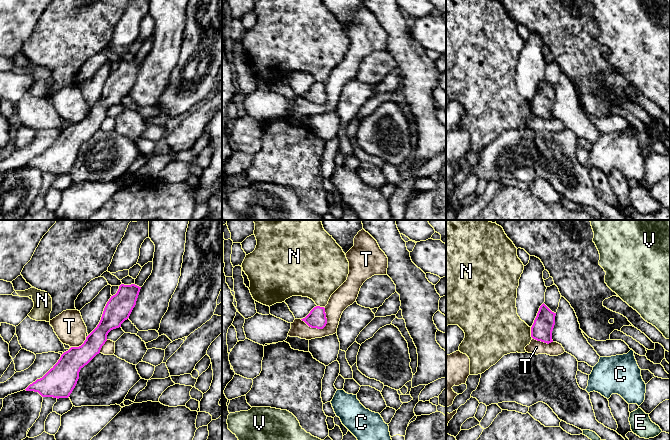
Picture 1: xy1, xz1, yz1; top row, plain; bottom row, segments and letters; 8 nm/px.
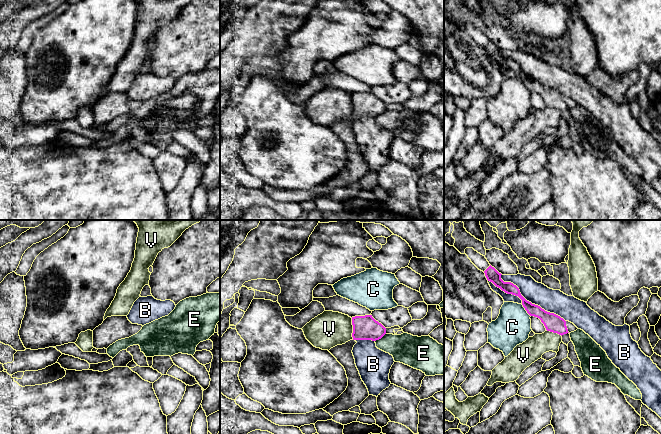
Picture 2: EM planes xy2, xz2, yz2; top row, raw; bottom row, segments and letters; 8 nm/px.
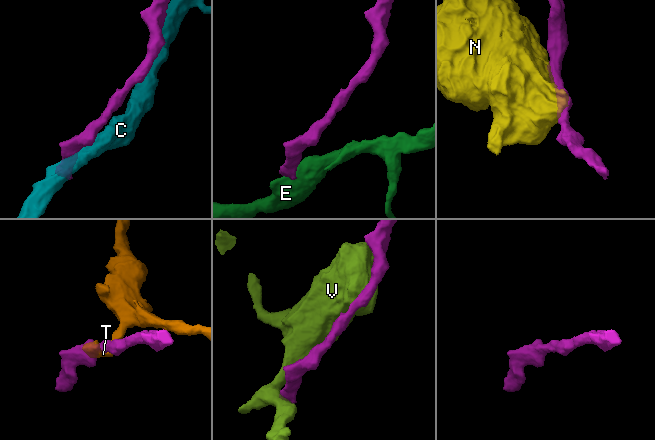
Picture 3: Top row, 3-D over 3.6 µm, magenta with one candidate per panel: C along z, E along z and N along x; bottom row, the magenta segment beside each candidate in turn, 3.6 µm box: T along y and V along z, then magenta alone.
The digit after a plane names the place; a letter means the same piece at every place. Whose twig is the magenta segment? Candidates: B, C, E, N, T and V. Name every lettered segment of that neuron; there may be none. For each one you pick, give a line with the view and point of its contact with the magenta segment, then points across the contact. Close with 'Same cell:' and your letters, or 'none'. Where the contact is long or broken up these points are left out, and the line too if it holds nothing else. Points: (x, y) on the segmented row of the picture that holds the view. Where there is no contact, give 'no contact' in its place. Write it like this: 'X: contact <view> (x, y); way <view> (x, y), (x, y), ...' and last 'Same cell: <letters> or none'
Same cell: none

